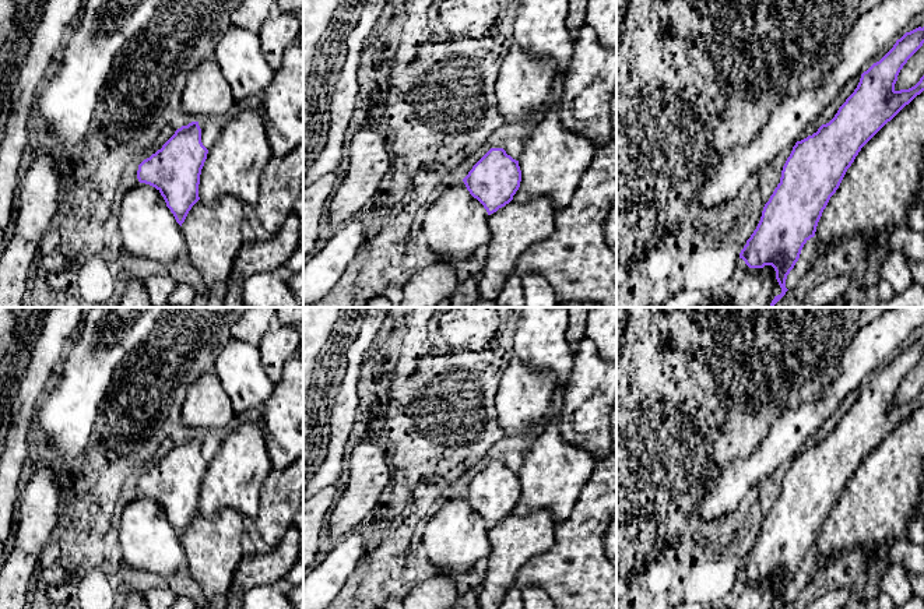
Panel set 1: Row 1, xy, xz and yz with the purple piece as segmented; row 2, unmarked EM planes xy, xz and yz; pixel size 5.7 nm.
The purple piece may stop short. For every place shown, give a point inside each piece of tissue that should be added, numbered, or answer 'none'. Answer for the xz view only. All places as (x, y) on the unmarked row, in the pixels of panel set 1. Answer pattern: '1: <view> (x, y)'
1: xz (515, 541)

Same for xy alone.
1: xy (213, 546)

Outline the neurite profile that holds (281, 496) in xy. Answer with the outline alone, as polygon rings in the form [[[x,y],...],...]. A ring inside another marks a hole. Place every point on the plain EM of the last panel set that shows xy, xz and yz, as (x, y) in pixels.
[[[303,457],[285,469],[273,468],[259,497],[259,511],[249,522],[261,548],[280,543],[295,517],[303,510]]]

